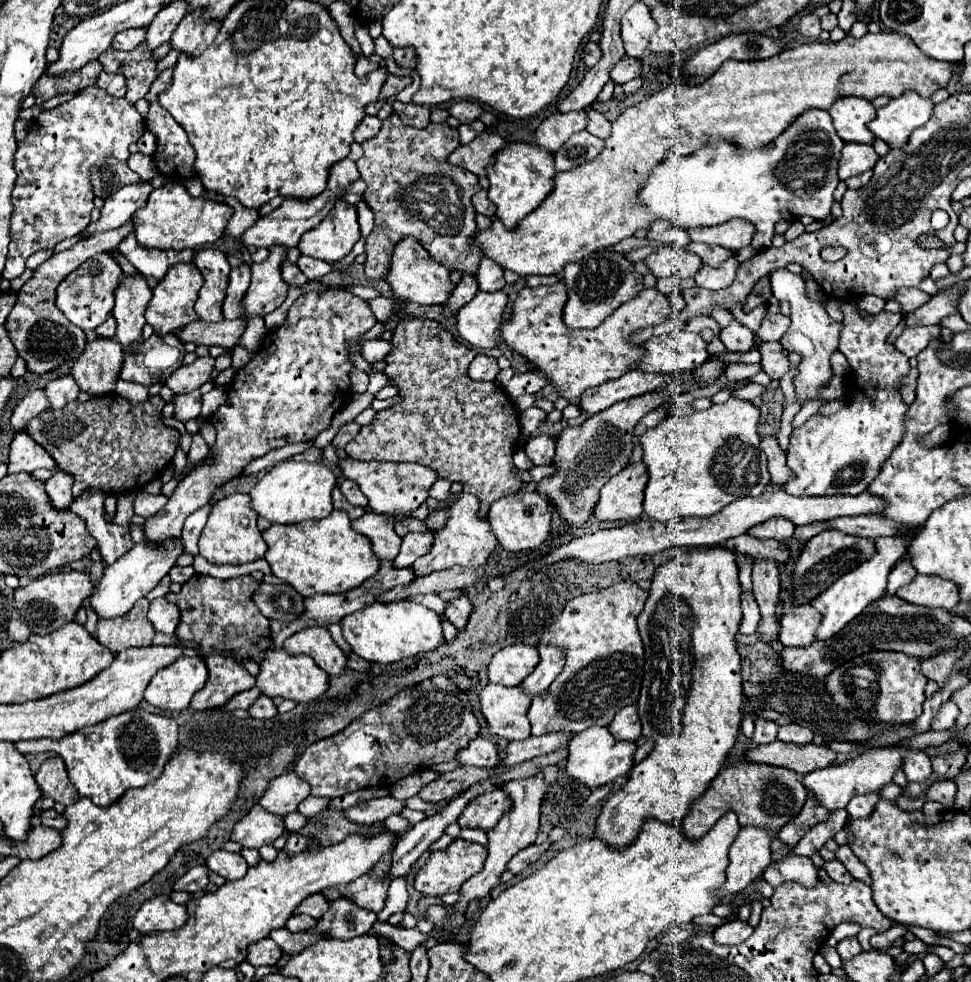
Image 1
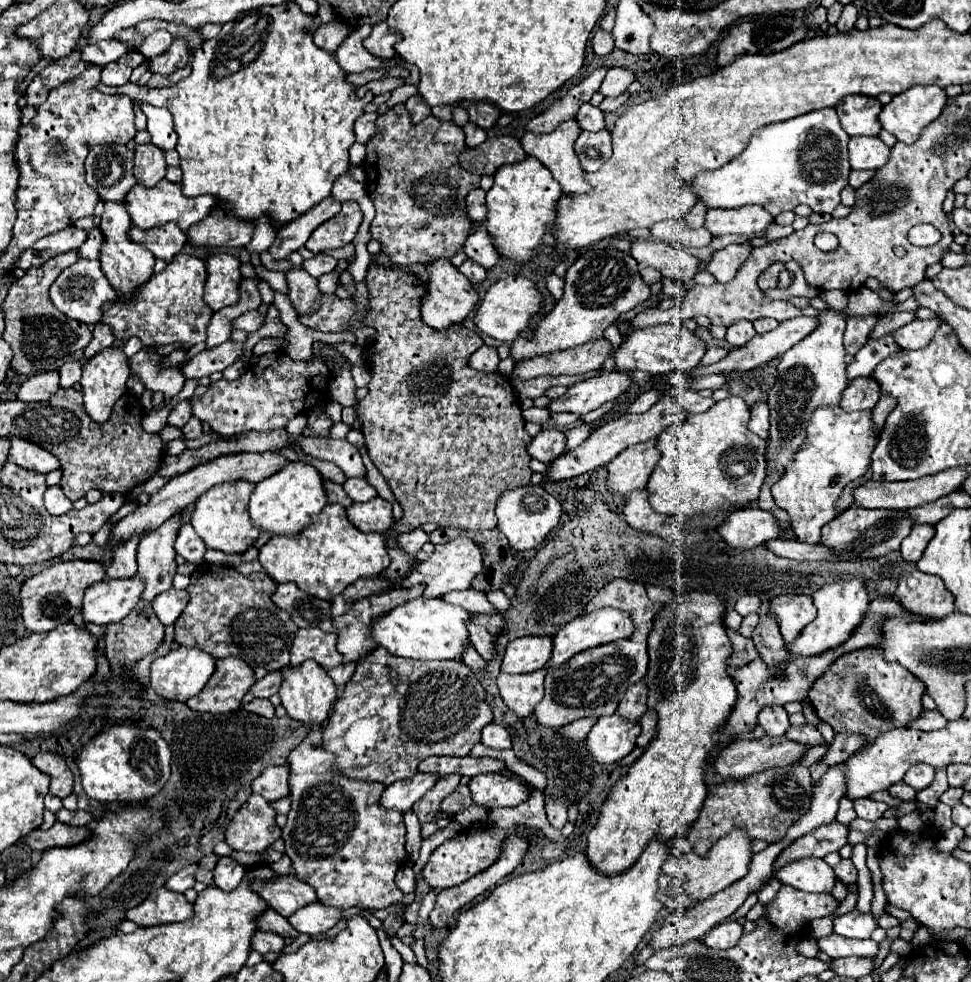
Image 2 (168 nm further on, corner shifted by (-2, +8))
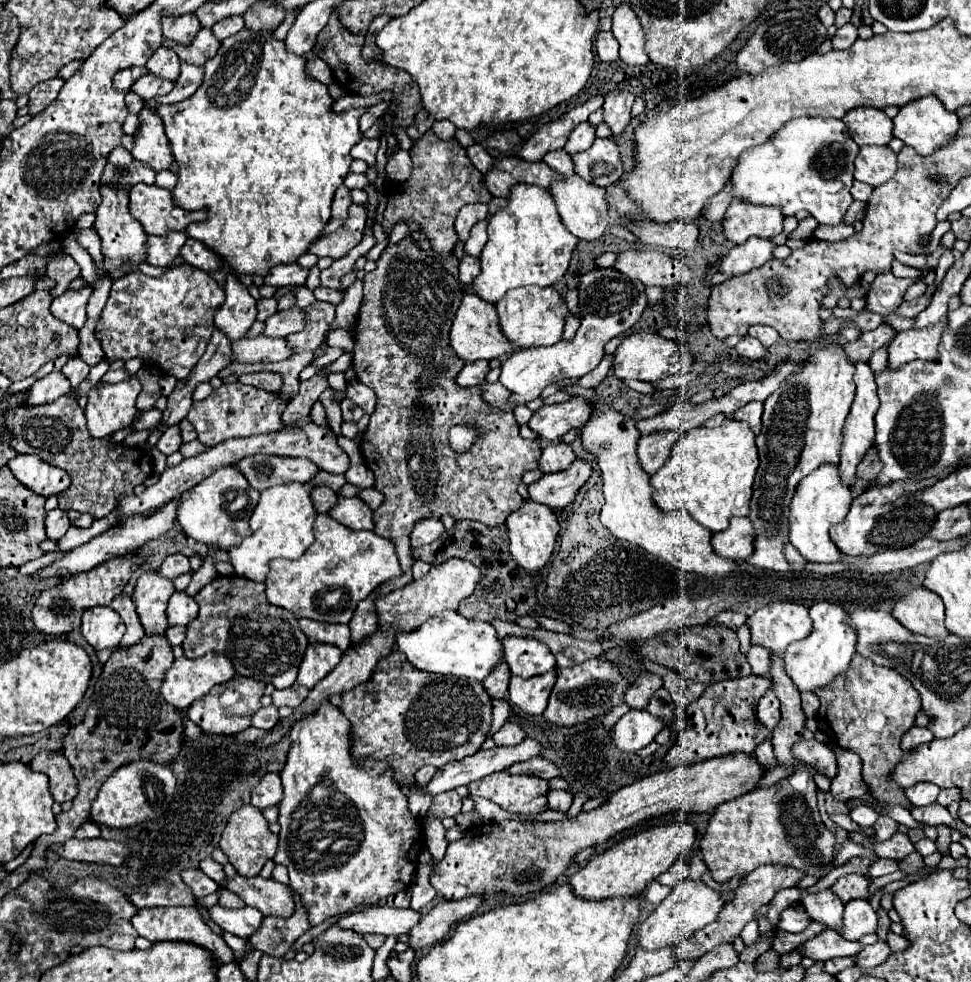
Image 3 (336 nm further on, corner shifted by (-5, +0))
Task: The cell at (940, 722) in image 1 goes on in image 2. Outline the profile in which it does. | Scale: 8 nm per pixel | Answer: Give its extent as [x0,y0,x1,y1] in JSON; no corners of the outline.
[909,710,947,730]

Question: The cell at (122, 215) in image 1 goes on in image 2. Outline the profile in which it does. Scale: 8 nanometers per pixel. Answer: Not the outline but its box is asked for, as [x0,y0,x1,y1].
[135,144,165,188]

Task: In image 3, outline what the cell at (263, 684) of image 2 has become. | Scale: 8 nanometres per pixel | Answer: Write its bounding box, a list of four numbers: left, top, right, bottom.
[272,684,308,708]

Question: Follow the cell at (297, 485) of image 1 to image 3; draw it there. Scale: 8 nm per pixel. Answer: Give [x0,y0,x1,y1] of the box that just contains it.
[226,484,316,582]

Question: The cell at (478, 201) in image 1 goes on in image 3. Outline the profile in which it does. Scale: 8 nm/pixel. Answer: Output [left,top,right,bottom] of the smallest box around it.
[456,204,488,246]

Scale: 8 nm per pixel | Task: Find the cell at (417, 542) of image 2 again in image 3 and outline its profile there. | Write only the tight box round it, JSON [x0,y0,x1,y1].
[412,516,444,546]

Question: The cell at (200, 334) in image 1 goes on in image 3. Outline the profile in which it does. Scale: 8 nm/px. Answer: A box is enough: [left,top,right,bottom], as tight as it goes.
[264,306,306,338]

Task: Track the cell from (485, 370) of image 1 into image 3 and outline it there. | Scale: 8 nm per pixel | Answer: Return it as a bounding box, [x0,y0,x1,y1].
[456,360,488,388]

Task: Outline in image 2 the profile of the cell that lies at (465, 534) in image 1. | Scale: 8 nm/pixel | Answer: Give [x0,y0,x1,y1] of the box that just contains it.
[401,536,483,598]

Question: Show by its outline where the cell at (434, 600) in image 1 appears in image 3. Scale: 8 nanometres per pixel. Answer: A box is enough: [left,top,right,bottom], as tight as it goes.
[492,624,604,668]

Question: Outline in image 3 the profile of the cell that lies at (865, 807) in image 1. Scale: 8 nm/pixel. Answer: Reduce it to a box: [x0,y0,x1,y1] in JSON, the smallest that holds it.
[874,816,898,842]

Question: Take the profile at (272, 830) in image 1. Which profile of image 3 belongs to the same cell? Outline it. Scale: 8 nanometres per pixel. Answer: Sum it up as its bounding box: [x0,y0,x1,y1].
[220,804,278,876]

